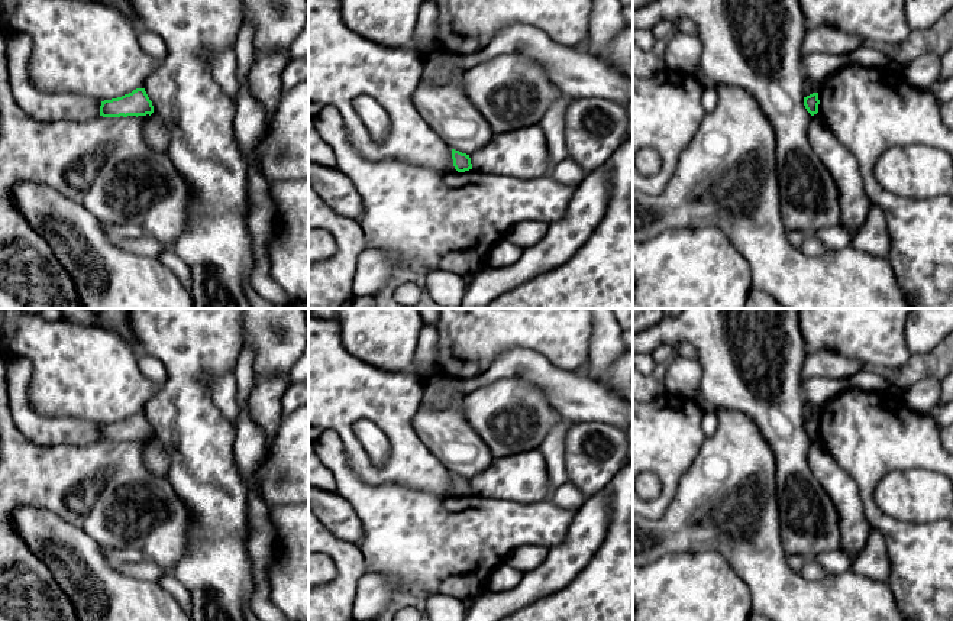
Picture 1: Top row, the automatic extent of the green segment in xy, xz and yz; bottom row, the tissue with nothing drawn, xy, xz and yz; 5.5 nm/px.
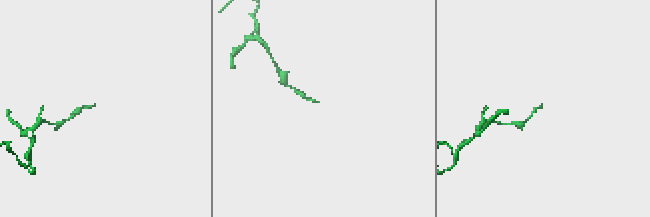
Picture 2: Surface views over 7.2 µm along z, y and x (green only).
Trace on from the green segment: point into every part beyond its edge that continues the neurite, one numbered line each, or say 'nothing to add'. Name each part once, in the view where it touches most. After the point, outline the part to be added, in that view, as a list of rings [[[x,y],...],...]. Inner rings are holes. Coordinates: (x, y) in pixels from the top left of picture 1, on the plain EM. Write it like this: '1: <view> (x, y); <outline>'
nothing to add

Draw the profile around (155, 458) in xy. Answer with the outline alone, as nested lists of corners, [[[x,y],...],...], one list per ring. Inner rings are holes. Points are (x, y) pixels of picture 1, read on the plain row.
[[[152,437],[146,446],[143,462],[154,475],[164,476],[167,473],[169,455],[155,437]]]

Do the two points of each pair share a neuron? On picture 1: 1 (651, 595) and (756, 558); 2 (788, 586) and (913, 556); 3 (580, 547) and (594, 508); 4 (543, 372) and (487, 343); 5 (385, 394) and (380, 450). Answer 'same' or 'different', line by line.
1: different
2: different
3: same
4: different
5: different

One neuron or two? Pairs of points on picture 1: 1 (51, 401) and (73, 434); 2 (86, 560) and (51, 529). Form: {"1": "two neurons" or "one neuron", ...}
{"1": "two neurons", "2": "one neuron"}

